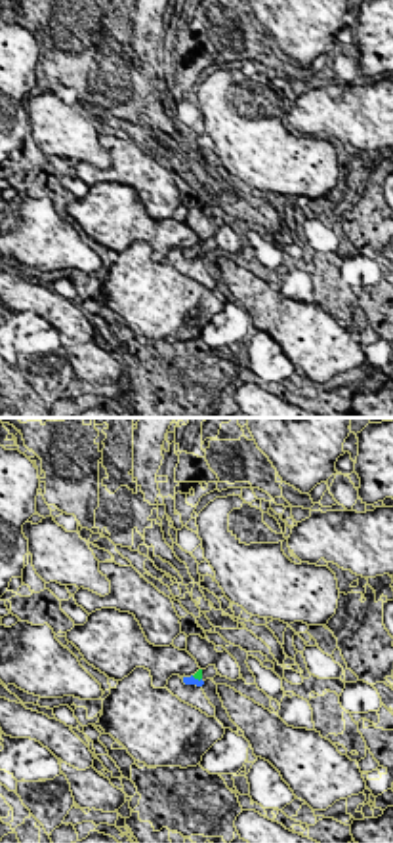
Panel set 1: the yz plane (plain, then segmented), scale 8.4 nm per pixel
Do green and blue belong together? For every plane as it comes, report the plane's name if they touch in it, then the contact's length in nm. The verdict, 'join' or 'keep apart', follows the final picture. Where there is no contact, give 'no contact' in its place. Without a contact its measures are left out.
contact in yz; length 100 nm

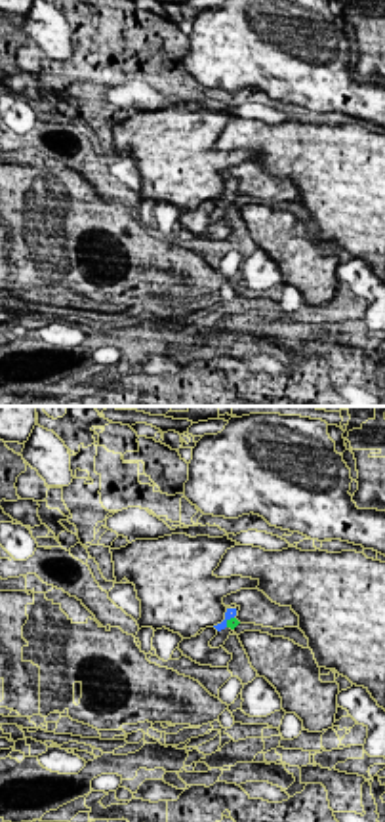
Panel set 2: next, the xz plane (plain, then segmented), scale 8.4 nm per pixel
contact in xz; length 120 nm

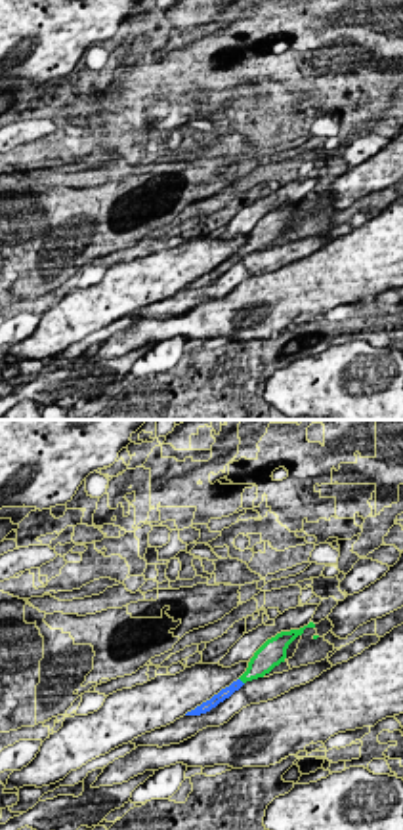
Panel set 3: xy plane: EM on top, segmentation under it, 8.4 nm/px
contact in xy; length 70 nm

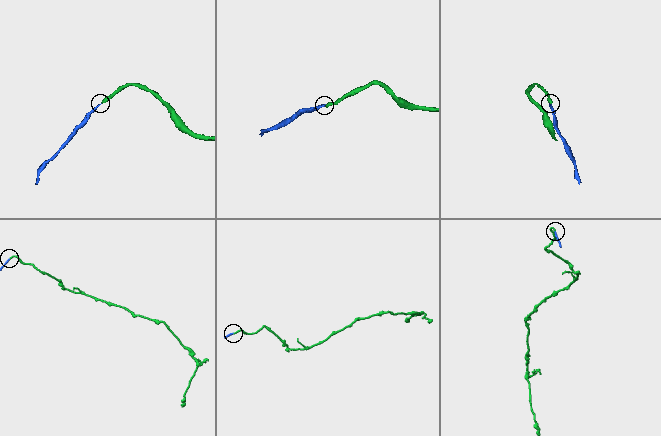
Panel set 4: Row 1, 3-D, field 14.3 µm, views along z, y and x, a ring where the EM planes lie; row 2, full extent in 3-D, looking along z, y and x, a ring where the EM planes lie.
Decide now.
join

